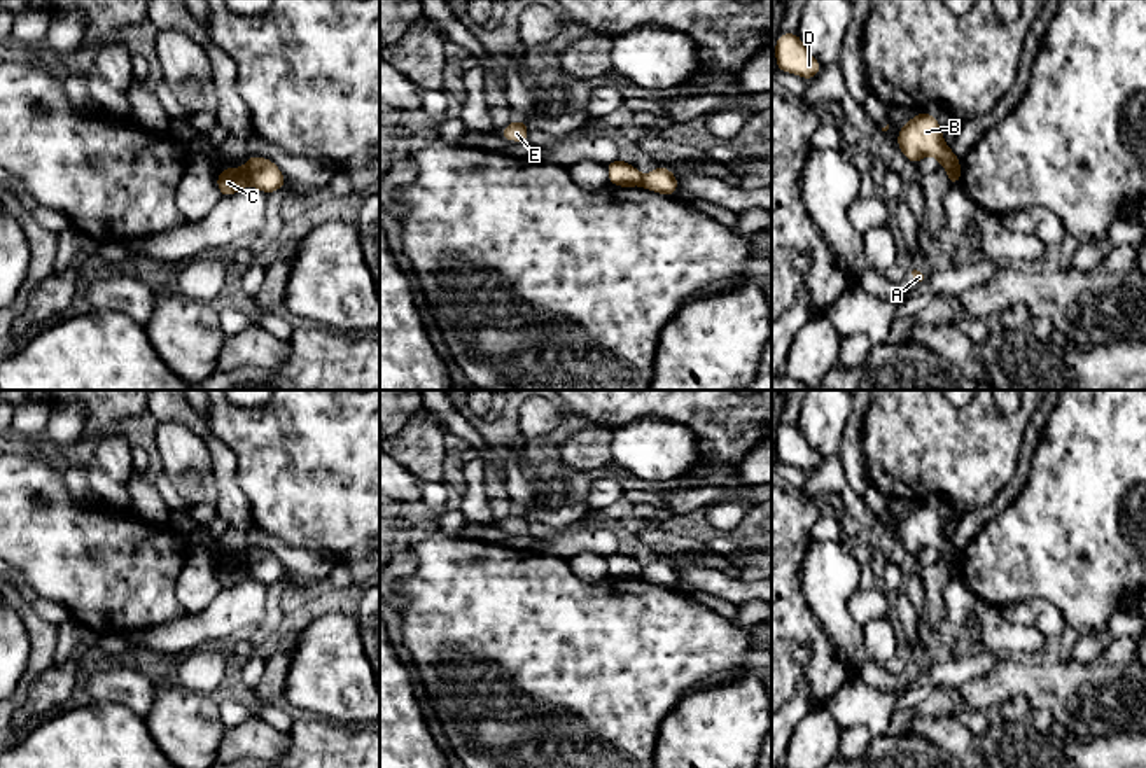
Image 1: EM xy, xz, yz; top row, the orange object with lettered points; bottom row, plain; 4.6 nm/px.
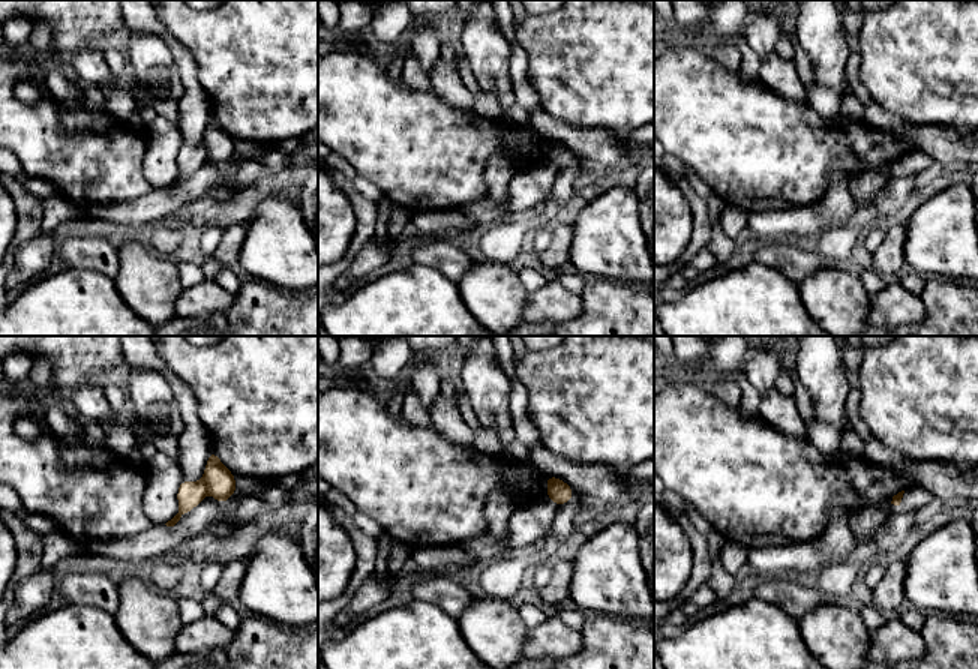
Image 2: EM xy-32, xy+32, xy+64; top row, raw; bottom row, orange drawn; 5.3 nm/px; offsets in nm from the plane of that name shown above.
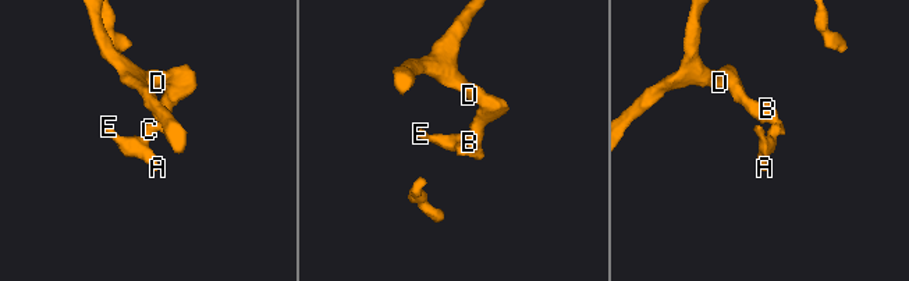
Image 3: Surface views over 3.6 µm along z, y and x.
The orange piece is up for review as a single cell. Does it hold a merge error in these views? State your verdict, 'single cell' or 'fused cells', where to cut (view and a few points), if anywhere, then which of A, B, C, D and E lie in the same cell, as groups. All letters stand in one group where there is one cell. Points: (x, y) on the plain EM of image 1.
fused cells | xy (244, 558), (249, 574) | A C E / B D

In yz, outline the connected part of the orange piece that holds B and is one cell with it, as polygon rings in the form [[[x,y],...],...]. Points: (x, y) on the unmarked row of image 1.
[[[922,502],[906,513],[898,525],[898,539],[915,556],[927,548],[936,549],[954,574],[961,576],[961,551],[945,535],[941,518],[931,506]]]

